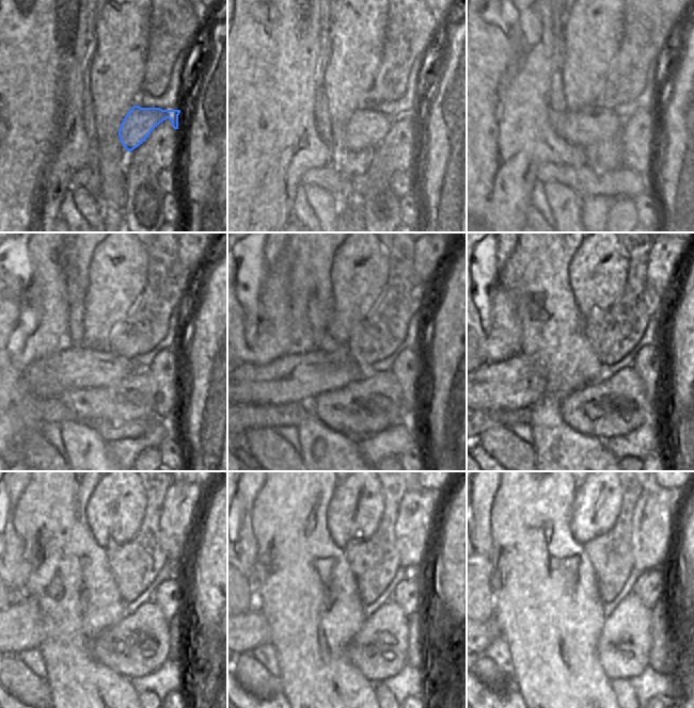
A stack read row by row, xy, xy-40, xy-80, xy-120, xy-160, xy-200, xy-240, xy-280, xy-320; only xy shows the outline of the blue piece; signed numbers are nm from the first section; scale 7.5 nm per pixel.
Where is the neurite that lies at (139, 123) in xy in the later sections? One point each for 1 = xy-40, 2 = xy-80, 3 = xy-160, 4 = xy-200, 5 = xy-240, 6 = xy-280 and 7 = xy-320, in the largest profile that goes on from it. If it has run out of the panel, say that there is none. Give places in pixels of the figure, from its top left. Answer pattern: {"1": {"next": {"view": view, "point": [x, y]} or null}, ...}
{"1": {"next": {"view": "xy-40", "point": [365, 129]}}, "2": {"next": {"view": "xy-80", "point": [582, 128]}}, "3": {"next": {"view": "xy-160", "point": [300, 376]}}, "4": {"next": {"view": "xy-200", "point": [516, 383]}}, "5": {"next": {"view": "xy-240", "point": [20, 626]}}, "6": {"next": {"view": "xy-280", "point": [249, 630]}}, "7": {"next": {"view": "xy-320", "point": [488, 630]}}}

